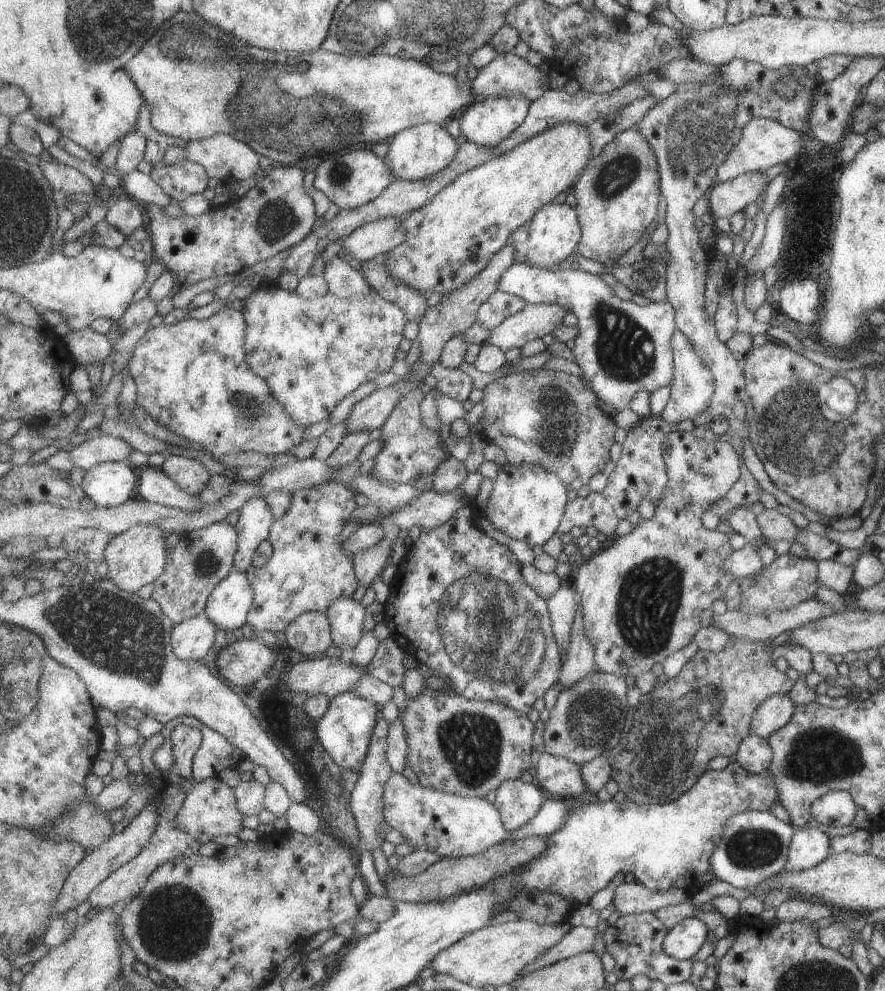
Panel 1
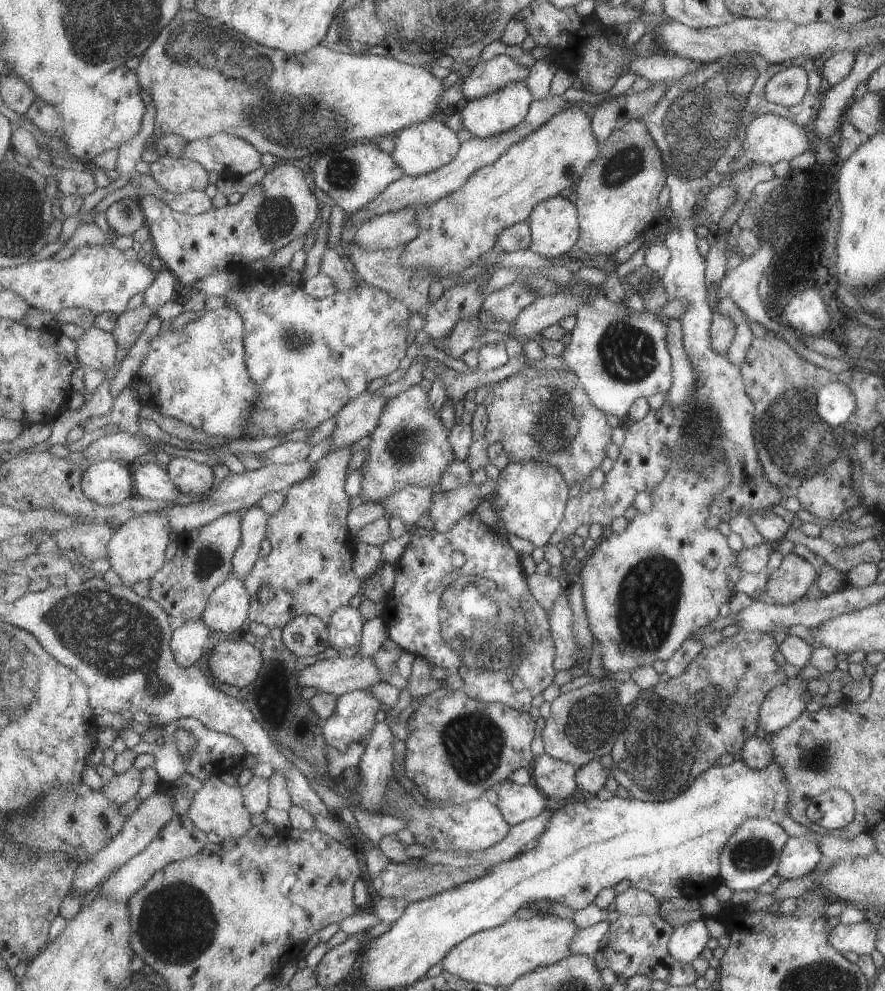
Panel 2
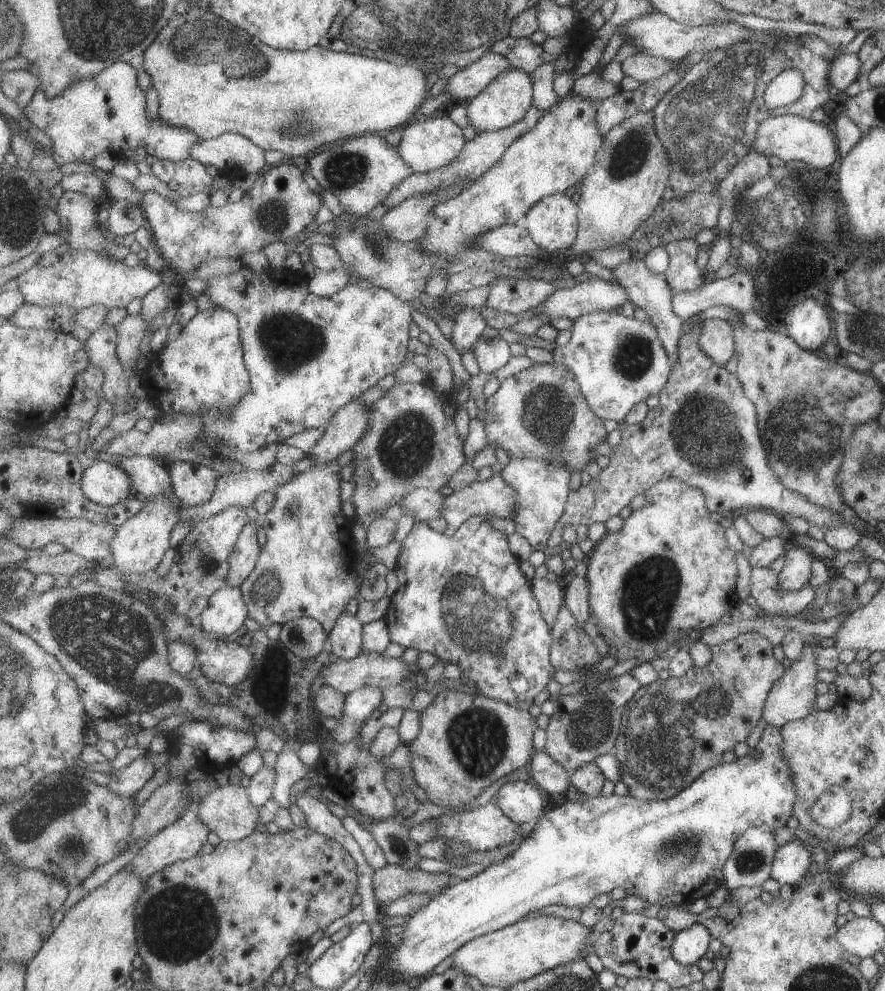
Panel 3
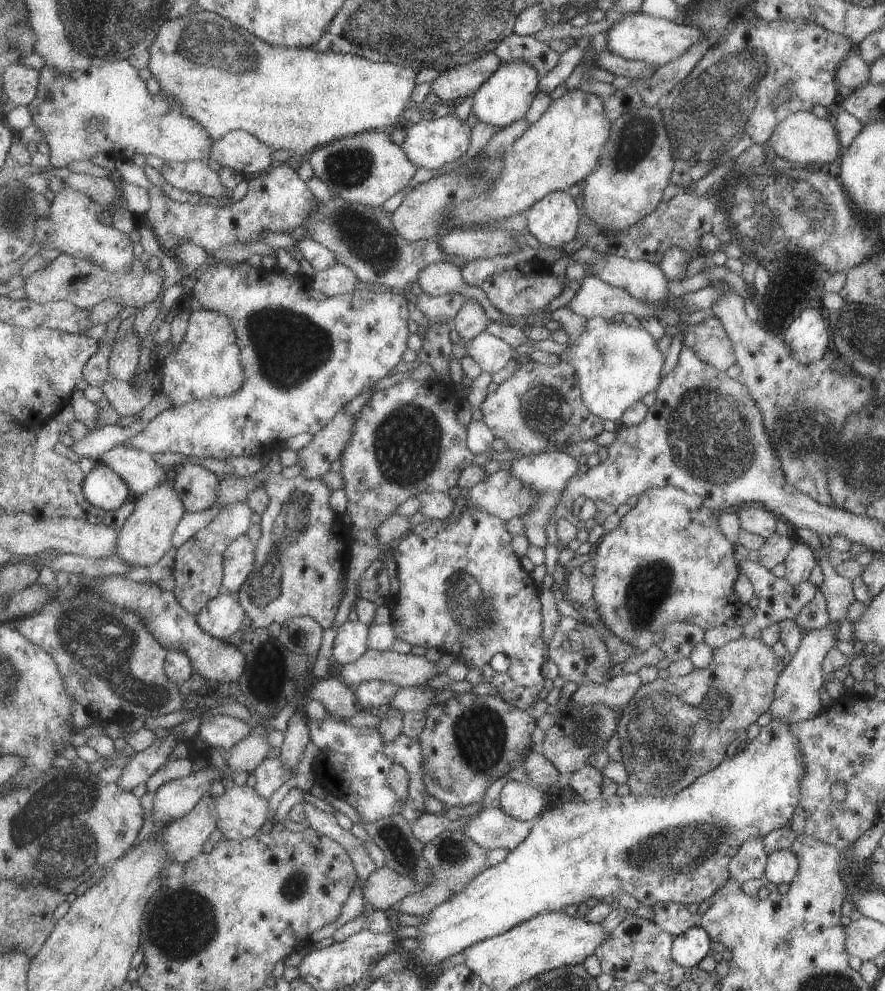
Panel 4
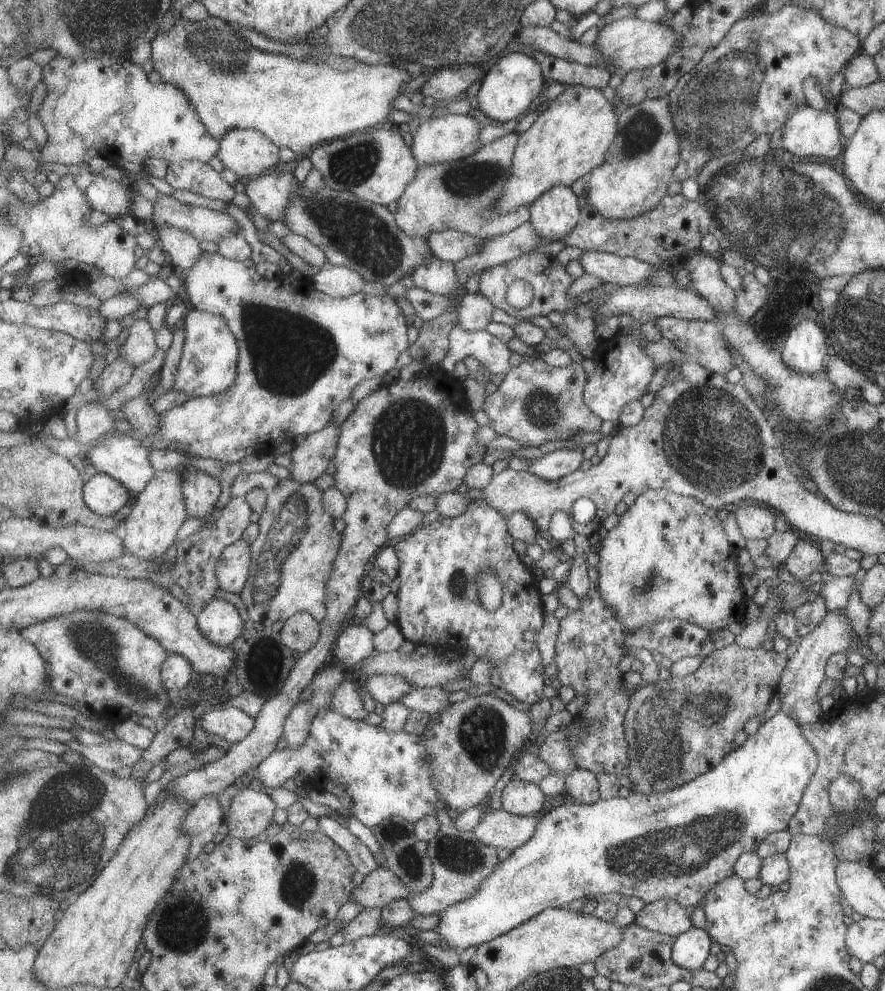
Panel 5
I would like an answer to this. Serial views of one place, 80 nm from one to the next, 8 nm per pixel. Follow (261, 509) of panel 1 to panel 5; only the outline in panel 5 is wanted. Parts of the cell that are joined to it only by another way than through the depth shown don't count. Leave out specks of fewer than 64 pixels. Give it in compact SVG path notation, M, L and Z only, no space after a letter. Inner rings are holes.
M237 540L221 554L217 562L217 576L220 588L228 596L240 596L248 585L250 571L252 570L253 552L251 544L245 540Z

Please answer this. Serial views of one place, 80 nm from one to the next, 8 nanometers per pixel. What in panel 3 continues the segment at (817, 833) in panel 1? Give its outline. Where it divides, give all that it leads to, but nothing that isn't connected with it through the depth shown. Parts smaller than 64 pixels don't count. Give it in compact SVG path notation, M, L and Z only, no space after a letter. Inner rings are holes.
M793 839L776 848L770 878L779 885L791 885L800 881L811 866L811 854L803 842Z

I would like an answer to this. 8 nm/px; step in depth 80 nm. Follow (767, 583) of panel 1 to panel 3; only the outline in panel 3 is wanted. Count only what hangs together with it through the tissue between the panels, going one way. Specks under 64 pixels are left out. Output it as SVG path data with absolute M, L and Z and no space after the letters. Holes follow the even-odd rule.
M789 546L784 552L784 564L777 574L777 590L783 592L797 592L801 590L811 574L811 556L800 546Z

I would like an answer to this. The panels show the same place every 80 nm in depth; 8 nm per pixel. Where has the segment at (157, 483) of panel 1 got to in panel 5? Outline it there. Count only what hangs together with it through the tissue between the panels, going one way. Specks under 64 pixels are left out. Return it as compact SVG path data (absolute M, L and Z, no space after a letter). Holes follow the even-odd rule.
M114 430L114 432L107 433L103 440L91 448L85 460L88 461L97 472L107 472L107 474L111 474L111 476L117 478L124 486L128 487L128 490L135 497L143 492L149 485L149 482L159 474L159 470L153 468L153 464L151 464L151 460L149 460L151 452L152 450L149 450L149 448L143 444L141 436L136 434L125 436L122 432Z

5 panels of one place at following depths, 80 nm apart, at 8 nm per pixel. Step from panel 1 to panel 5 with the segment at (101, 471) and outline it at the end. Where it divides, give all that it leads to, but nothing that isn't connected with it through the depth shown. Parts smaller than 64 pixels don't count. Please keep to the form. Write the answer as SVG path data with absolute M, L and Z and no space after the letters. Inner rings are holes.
M99 471L84 487L85 502L93 512L103 517L117 514L133 497L127 486L107 472Z

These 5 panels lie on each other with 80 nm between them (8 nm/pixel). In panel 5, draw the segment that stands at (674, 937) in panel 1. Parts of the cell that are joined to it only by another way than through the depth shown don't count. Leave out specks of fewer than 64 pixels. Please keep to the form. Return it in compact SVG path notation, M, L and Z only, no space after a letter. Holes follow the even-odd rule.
M690 927L675 938L670 946L670 960L680 968L693 970L703 964L709 954L709 938L699 928Z

